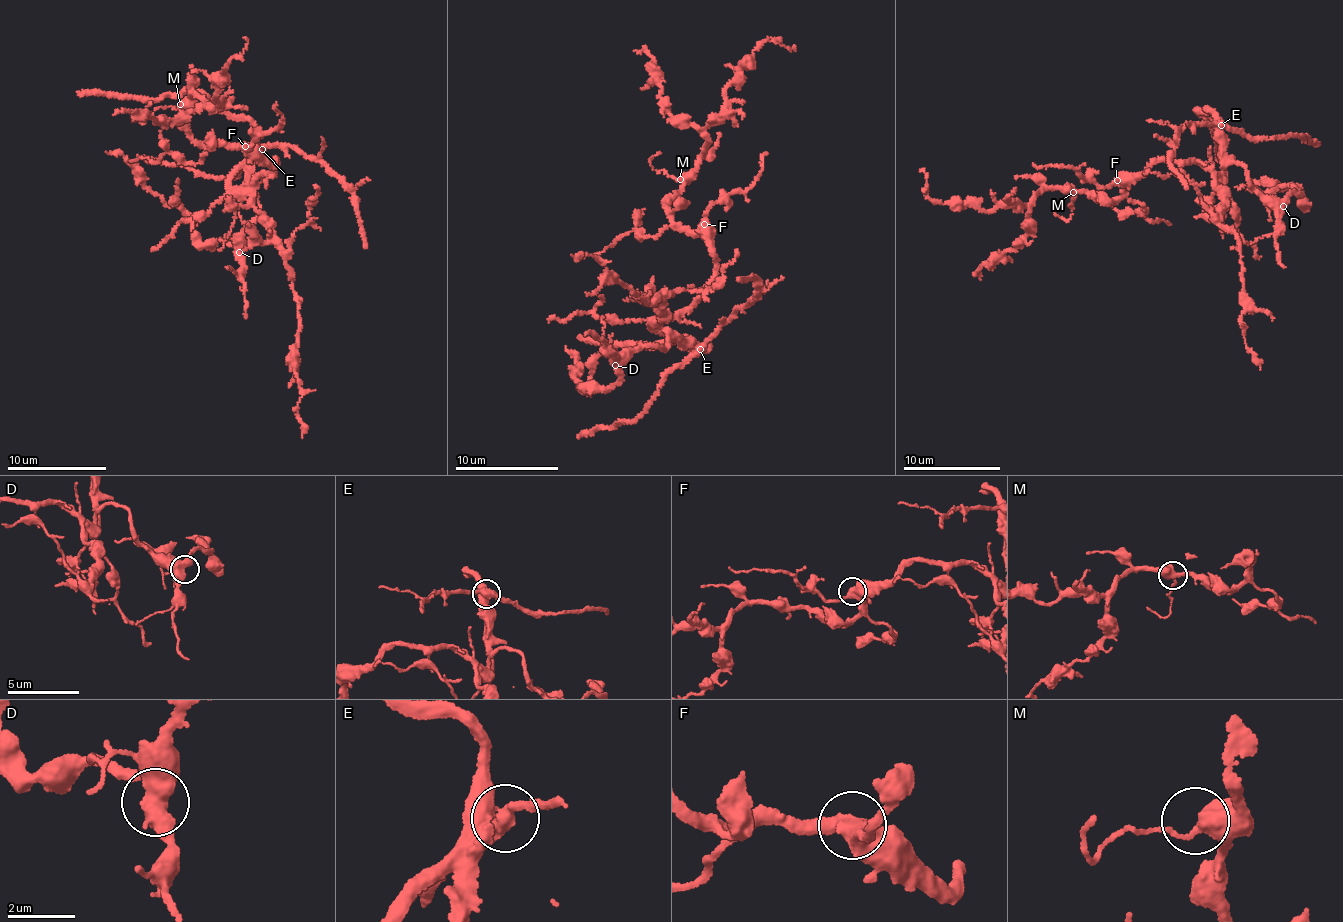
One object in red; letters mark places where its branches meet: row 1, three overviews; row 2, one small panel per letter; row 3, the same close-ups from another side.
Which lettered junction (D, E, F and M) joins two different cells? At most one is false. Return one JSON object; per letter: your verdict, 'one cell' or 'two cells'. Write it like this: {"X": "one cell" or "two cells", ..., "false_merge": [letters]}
{"D": "one cell", "E": "two cells", "F": "one cell", "M": "one cell", "false_merge": ["E"]}

